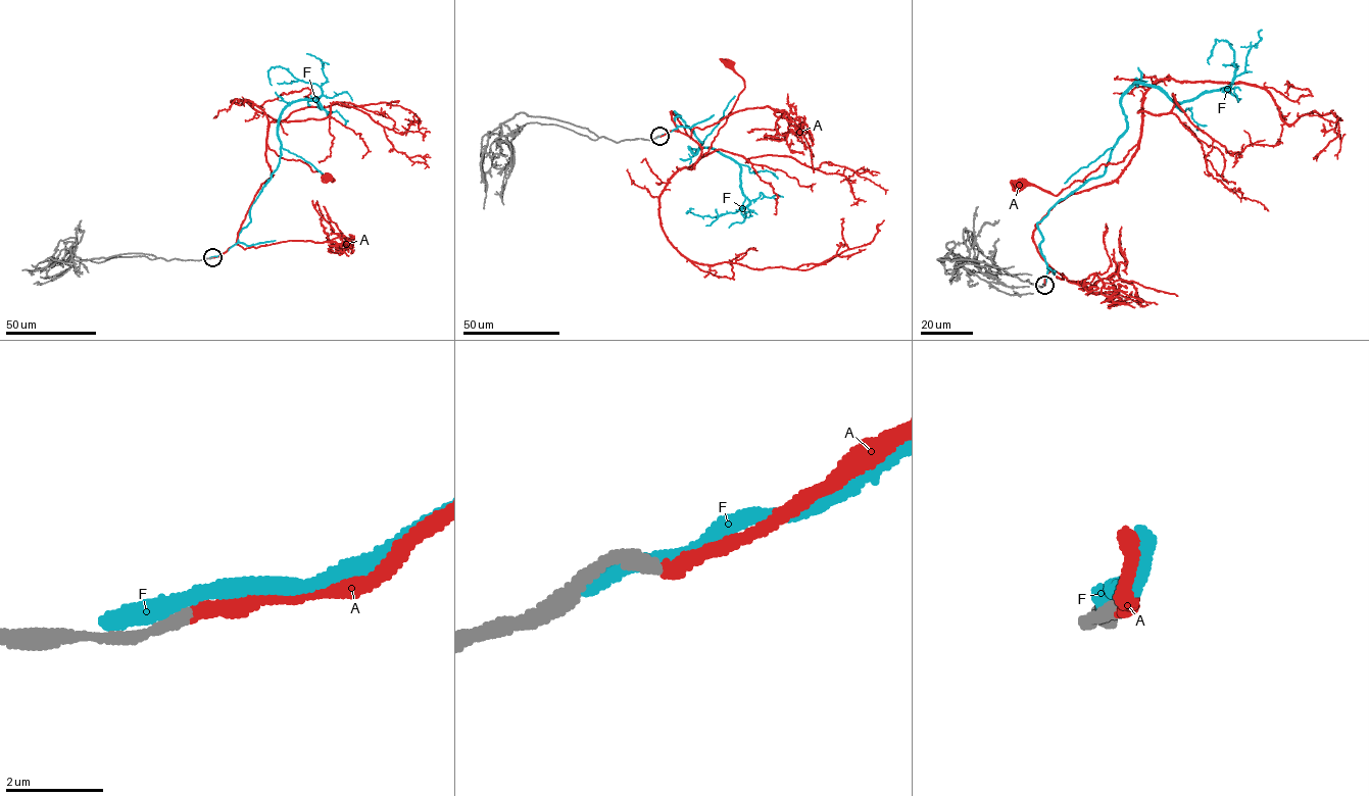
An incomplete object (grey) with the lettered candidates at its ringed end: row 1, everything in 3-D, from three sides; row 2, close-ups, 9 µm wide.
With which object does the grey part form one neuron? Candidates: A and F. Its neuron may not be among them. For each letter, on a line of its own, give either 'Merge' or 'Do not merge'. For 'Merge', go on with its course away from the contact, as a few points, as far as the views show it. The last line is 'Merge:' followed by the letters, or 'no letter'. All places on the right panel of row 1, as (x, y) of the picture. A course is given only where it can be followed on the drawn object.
A: Merge. Its course: (1043, 285), (1052, 268), (1035, 224), (1071, 194), (1112, 183), (1138, 142), (1056, 195), (1019, 184)
F: Do not merge
Merge: A

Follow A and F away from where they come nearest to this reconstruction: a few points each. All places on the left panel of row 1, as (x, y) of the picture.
A: (212, 257), (236, 243), (254, 198), (272, 176), (267, 145), (283, 158), (300, 160), (329, 177)
F: (211, 257), (278, 164), (280, 114), (322, 108), (322, 88), (285, 68), (272, 85)

